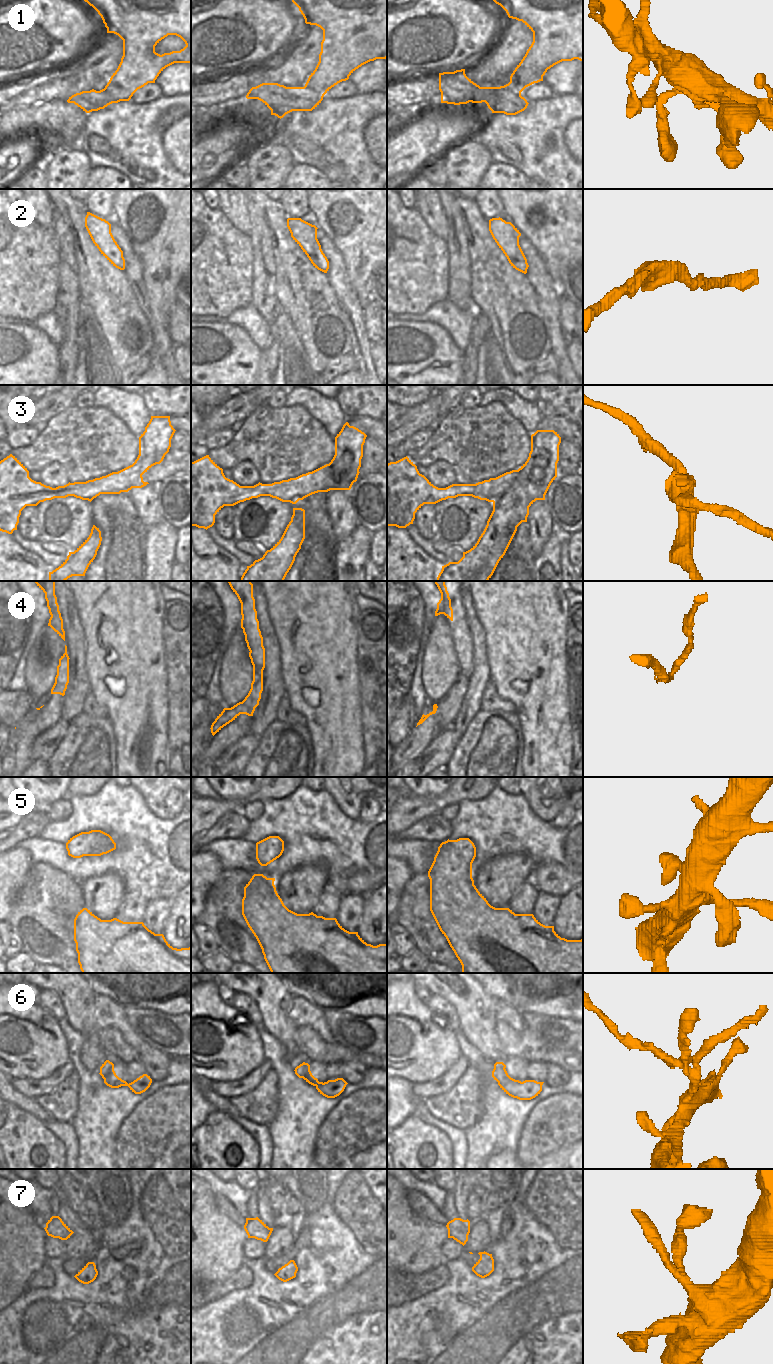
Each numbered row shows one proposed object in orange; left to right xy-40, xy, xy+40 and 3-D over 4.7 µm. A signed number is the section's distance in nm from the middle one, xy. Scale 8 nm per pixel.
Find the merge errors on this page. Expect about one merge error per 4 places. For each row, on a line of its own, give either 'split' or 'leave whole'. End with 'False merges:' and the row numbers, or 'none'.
1: leave whole
2: leave whole
3: split
4: split
5: leave whole
6: split
7: leave whole
False merges: 3, 4, 6

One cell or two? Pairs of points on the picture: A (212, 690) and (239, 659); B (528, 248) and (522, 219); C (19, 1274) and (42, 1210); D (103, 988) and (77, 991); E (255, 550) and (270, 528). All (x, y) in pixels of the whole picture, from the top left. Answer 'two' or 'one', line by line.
A: two
B: two
C: two
D: two
E: two

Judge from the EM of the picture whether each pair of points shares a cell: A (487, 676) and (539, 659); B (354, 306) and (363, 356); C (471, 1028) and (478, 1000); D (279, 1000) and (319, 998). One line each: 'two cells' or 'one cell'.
A: two cells
B: one cell
C: one cell
D: two cells

